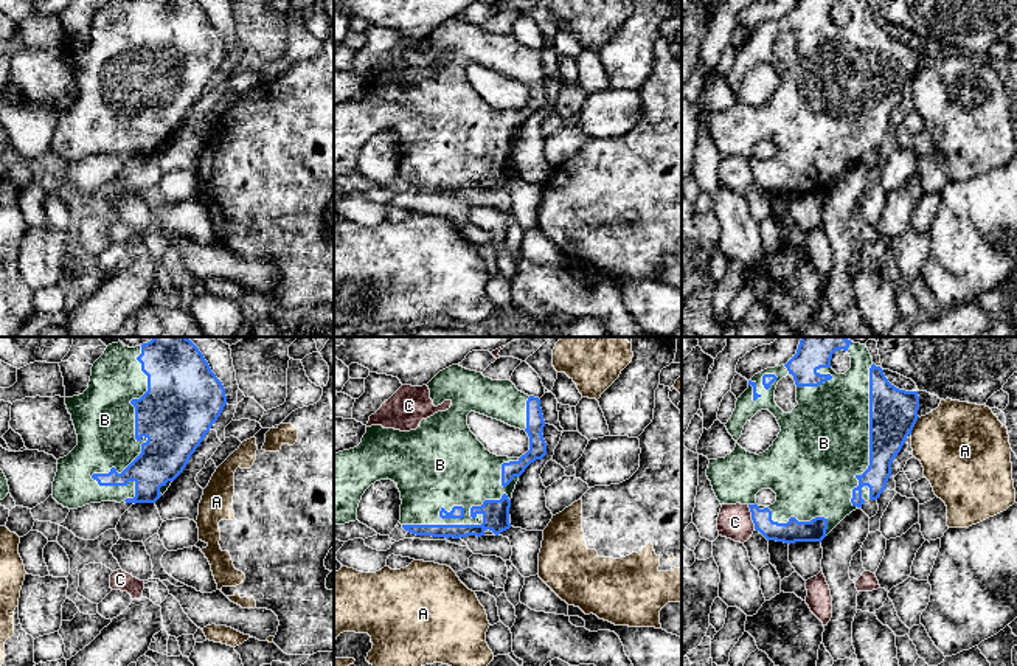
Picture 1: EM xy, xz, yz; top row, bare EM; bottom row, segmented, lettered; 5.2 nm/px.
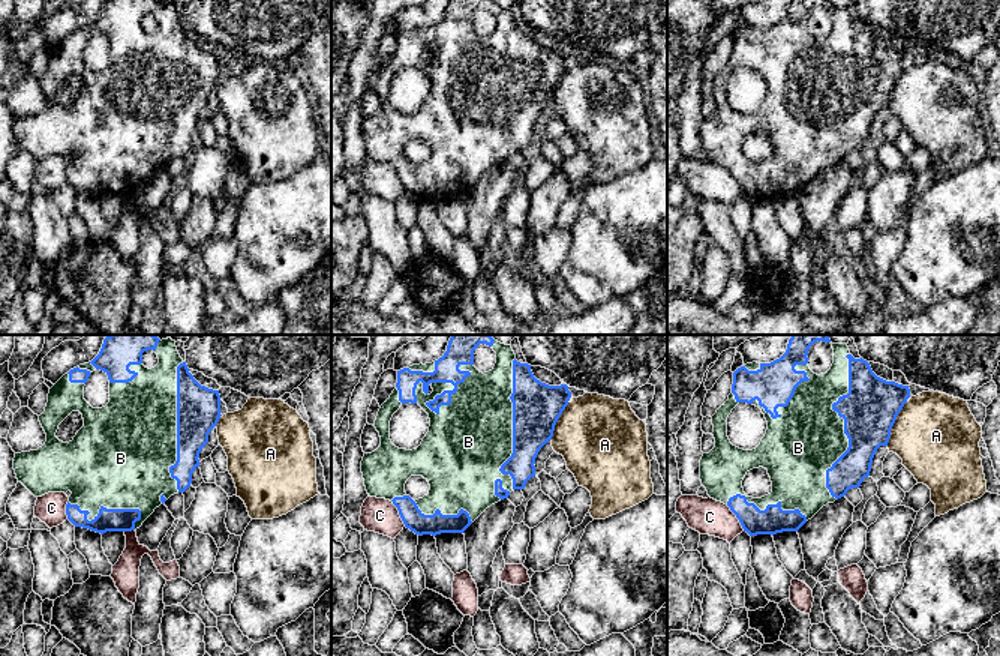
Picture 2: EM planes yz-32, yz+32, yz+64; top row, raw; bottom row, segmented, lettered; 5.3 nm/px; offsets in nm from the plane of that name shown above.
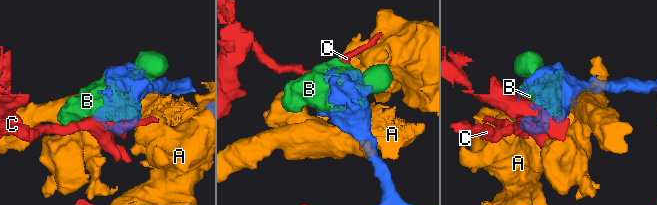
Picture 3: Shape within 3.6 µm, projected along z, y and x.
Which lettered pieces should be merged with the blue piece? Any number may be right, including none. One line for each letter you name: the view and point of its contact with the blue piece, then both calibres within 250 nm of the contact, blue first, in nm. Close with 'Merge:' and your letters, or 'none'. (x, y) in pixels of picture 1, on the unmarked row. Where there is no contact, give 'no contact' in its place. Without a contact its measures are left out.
B: xy (138, 107) | 320/320 nm
Merge: B

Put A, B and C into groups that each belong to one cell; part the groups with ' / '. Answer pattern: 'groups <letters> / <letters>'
groups A / B / C

